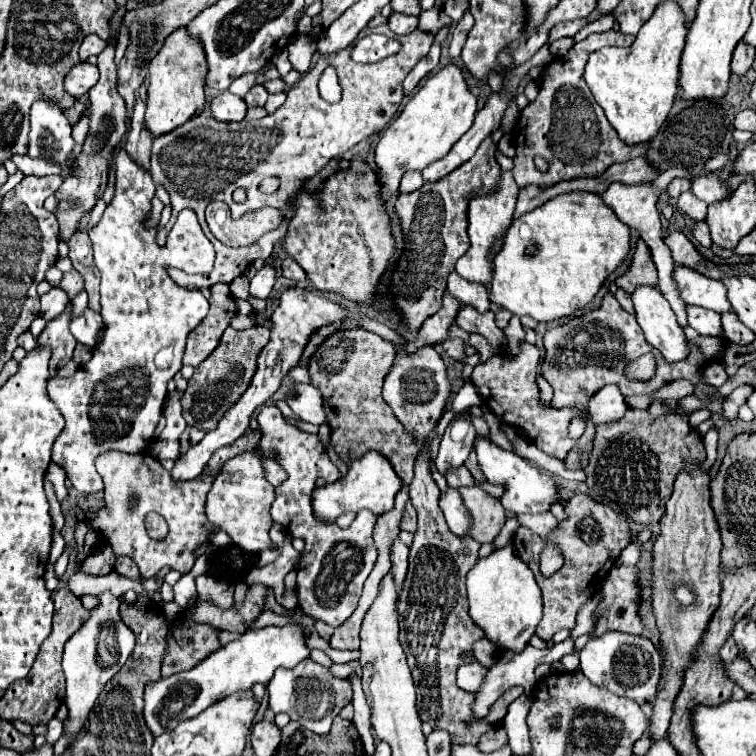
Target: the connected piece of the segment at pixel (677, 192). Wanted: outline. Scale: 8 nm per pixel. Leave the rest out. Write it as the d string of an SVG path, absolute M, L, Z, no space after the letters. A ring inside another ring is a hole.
M673 180L669 186L667 186L667 192L669 192L669 196L673 196L673 198L679 198L681 196L681 192L685 192L685 190L691 190L691 182L689 180Z

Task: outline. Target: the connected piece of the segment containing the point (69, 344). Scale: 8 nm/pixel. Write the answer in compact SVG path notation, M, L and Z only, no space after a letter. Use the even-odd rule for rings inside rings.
M67 306L61 316L47 322L45 330L39 336L39 344L47 344L53 350L53 356L49 362L51 378L57 376L59 368L63 368L73 358L73 350L77 342L73 340L73 334L69 332L69 322L71 322L71 306Z

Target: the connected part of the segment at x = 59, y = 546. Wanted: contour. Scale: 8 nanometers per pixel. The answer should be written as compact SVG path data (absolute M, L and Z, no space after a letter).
M55 534L55 536L52 536L51 549L48 559L49 562L55 563L57 561L63 552L63 546L65 546L65 540L63 540L63 536L61 536L61 534Z

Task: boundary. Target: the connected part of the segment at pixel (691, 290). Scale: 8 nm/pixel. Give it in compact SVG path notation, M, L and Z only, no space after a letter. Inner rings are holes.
M677 266L677 286L681 288L681 298L687 304L703 306L719 314L733 312L727 300L727 288L717 280L709 280L699 272L689 272L689 268Z

